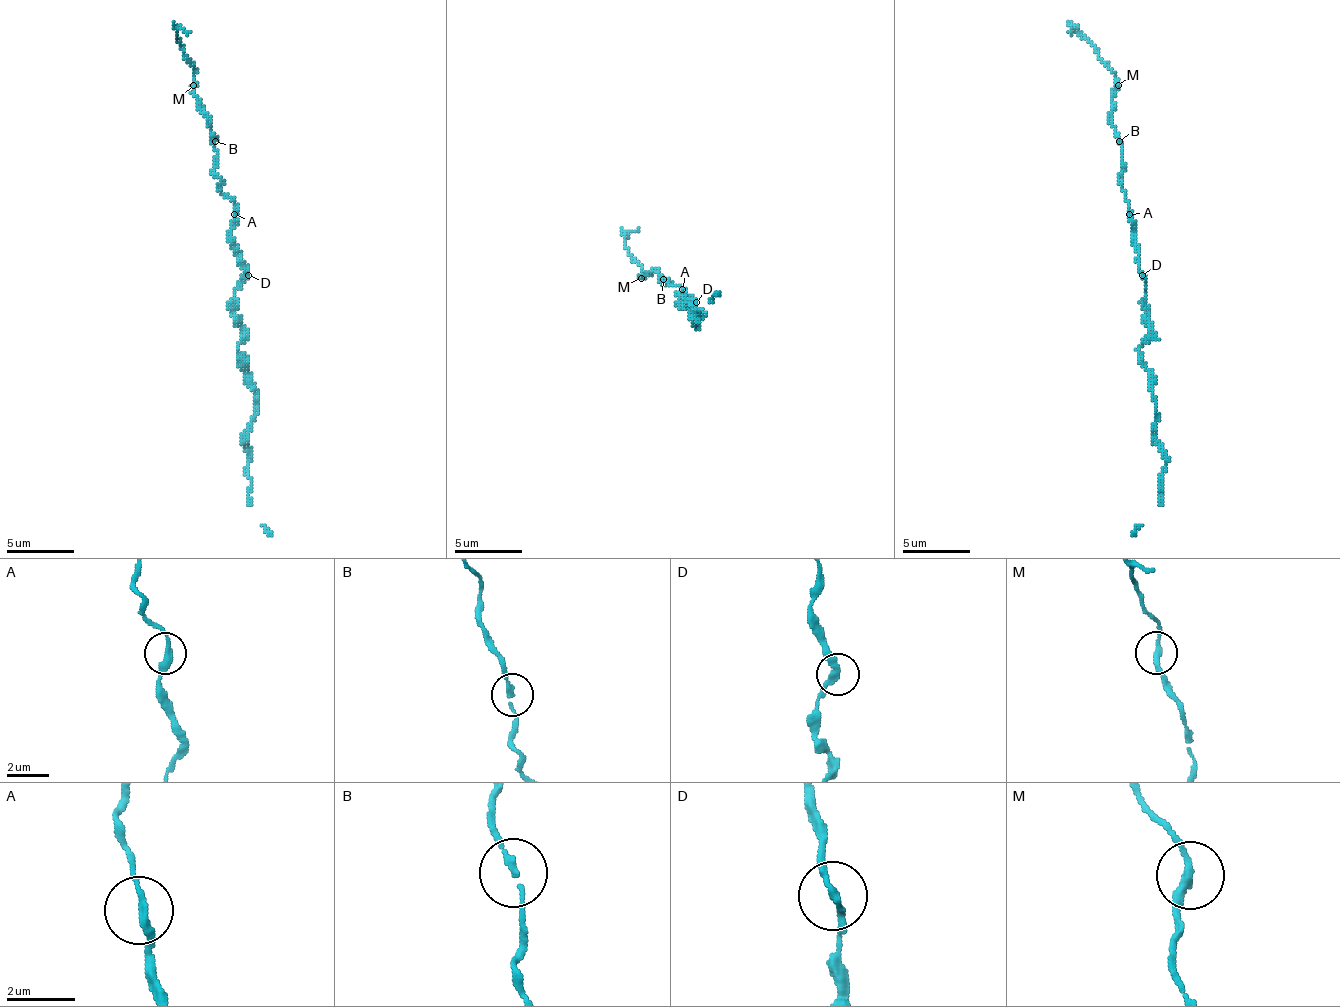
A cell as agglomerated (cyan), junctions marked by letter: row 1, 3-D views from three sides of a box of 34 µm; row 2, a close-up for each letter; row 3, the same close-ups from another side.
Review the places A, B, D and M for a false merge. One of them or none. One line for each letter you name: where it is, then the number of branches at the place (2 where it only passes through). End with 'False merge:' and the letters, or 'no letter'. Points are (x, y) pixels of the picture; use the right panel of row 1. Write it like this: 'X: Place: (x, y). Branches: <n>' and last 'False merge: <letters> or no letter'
M: Place: (1118, 85). Branches: 2
False merge: M

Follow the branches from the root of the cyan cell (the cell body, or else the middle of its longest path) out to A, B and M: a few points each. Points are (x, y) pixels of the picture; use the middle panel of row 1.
A: (692, 302), (679, 292), (682, 289)
B: (692, 302), (679, 292), (682, 289), (679, 285), (672, 285), (665, 279), (662, 282), (665, 282), (662, 279)
M: (692, 302), (679, 285), (662, 282), (655, 272), (645, 272), (642, 279)

